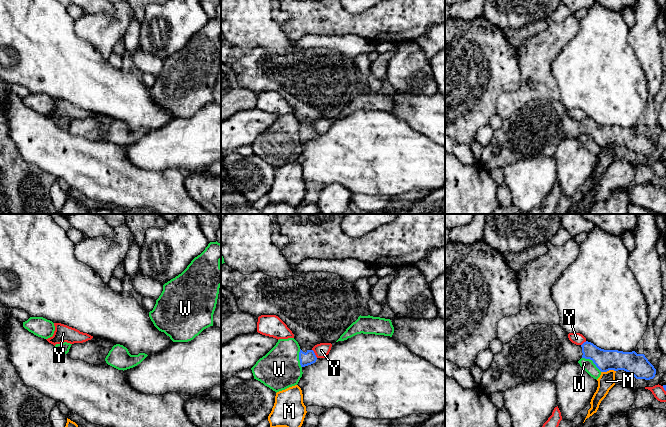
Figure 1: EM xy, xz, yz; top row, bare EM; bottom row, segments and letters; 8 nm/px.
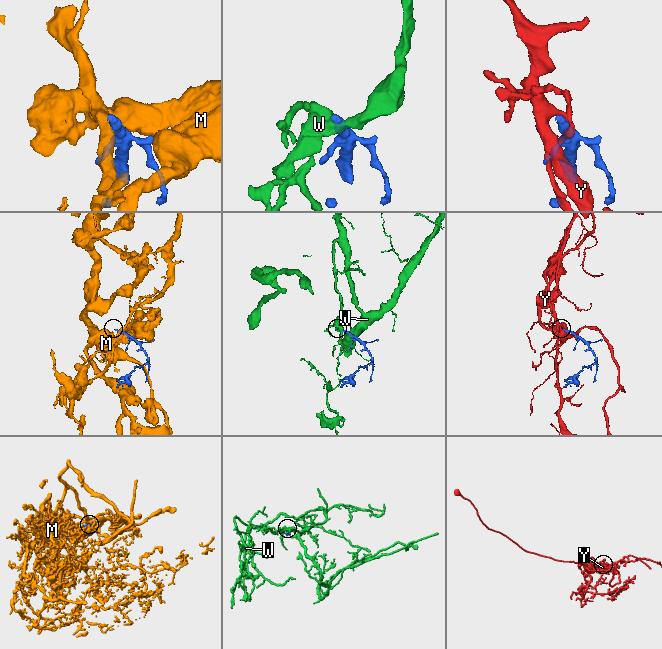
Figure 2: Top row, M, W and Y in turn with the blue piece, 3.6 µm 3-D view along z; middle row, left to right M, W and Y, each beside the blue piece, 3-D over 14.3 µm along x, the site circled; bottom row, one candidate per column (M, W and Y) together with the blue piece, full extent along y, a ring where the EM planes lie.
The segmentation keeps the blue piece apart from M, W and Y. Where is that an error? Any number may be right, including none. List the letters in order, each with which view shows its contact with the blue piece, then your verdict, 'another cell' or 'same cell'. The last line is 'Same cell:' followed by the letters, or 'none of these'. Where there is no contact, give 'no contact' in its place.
M: meets blue in yz; another cell
W: meets blue in yz; another cell
Y: meets blue in xz; another cell
Same cell: none of these

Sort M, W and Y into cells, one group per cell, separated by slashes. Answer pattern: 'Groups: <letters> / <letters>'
Groups: M / W / Y

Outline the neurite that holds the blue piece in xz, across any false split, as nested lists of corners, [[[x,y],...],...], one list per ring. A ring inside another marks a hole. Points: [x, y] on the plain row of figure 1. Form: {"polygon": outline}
{"polygon": [[[221,40],[221,63],[229,66],[237,75],[237,80],[242,88],[253,92],[276,91],[292,107],[294,115],[300,122],[299,136],[301,143],[316,138],[317,133],[312,124],[320,119],[334,119],[352,100],[353,93],[359,90],[359,75],[352,59],[345,58],[338,50],[330,48],[300,48],[294,52],[275,54],[263,48],[254,48],[243,51],[232,45],[227,40]]]}

